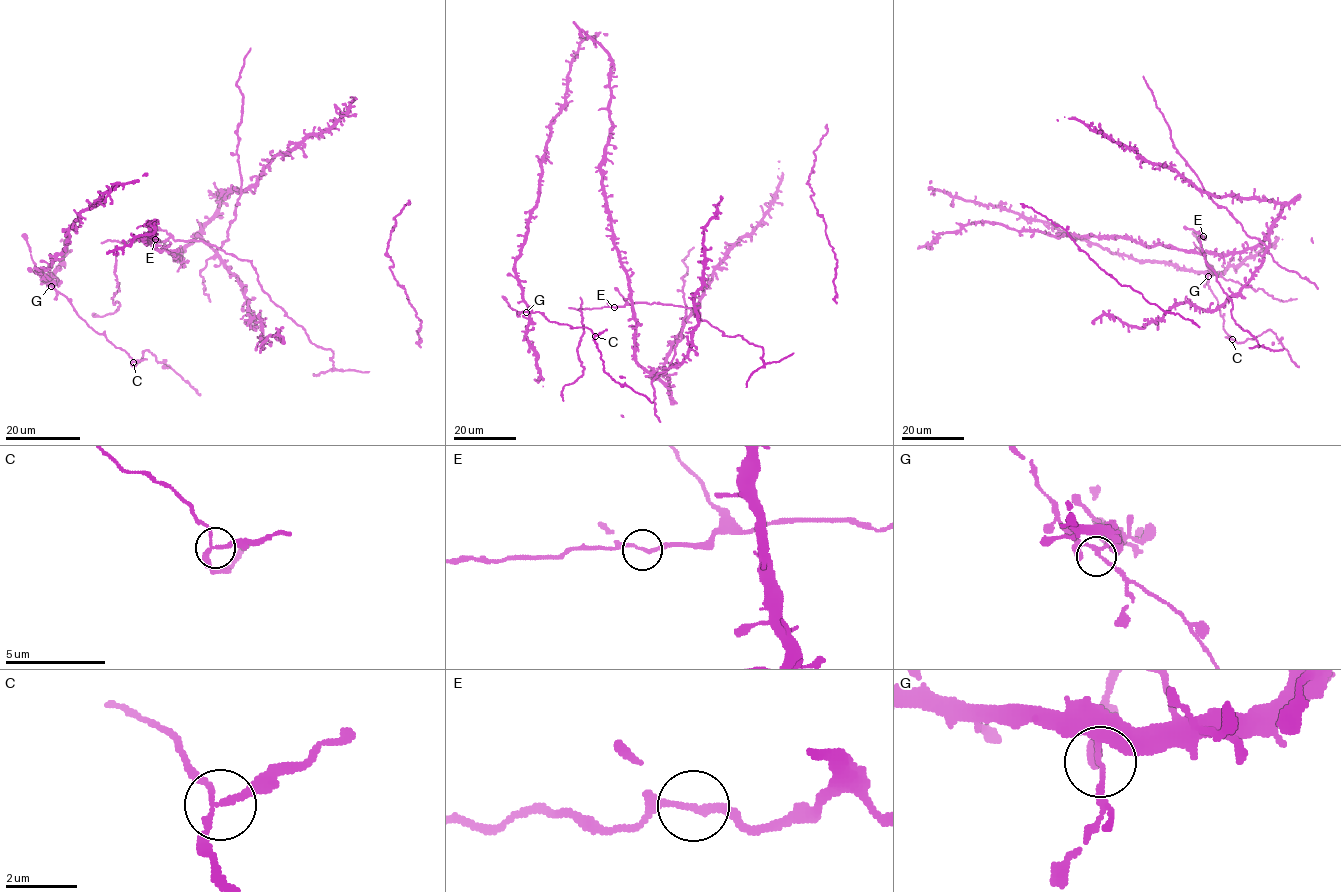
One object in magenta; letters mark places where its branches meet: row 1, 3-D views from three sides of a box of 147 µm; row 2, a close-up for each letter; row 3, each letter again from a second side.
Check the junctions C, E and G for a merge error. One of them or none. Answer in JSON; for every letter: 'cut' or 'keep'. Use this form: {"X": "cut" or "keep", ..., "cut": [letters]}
{"C": "cut", "E": "keep", "G": "keep", "cut": ["C"]}

